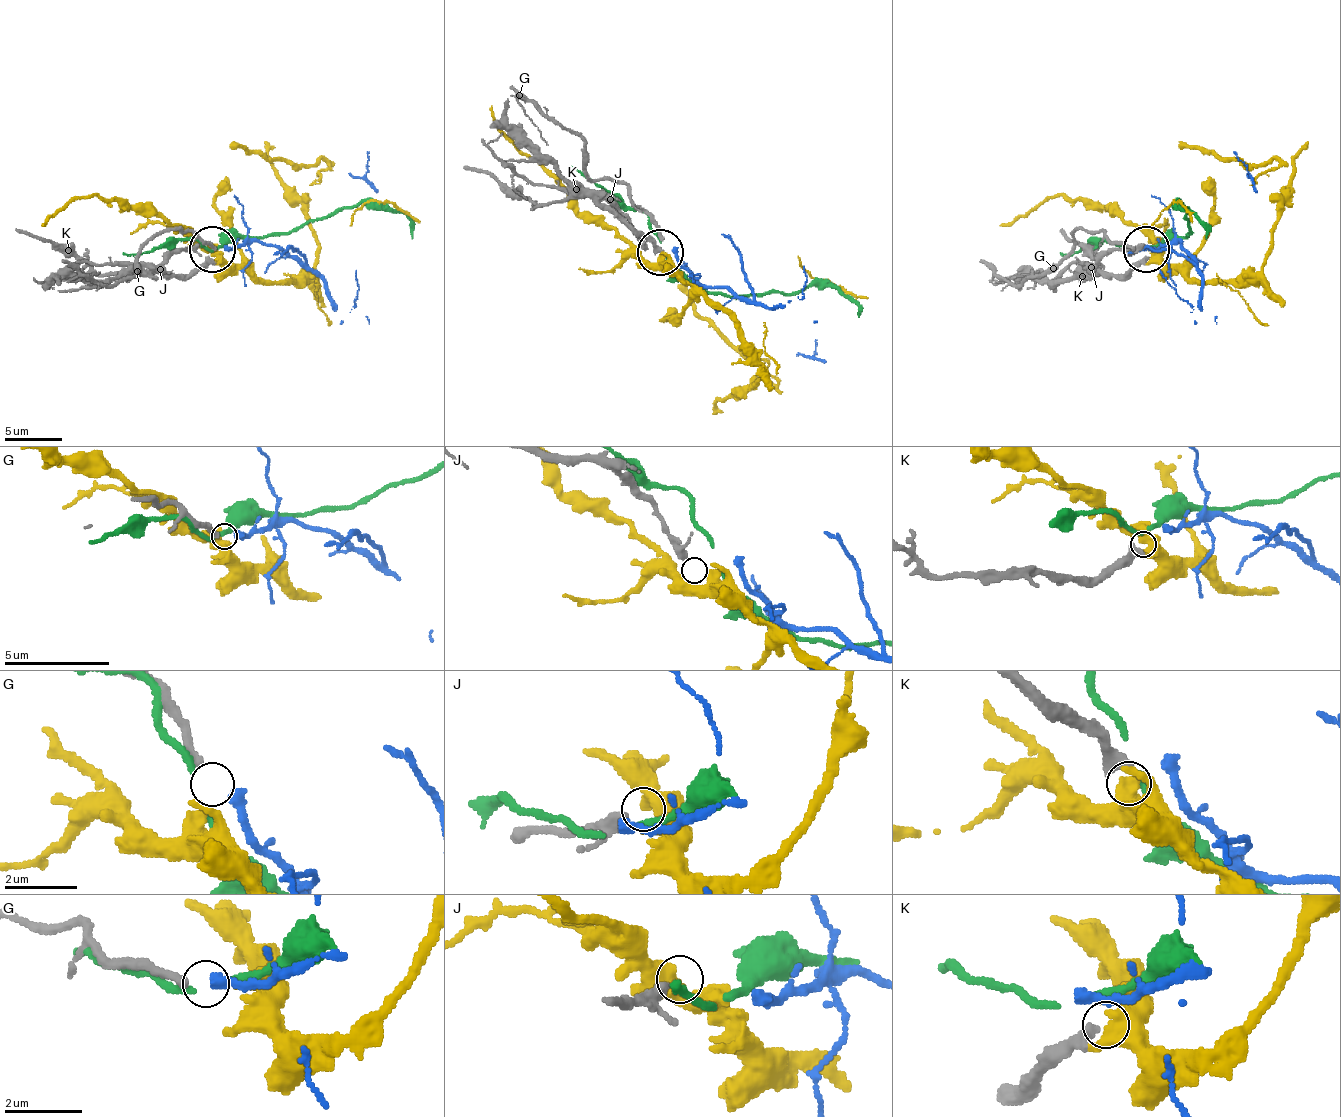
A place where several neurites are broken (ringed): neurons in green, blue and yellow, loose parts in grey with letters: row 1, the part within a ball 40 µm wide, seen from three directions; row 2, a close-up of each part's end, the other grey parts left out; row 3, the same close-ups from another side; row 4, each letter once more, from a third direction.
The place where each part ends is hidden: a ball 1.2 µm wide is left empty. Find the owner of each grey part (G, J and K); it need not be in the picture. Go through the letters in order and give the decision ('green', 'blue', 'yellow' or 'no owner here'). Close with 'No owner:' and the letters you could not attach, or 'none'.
G: blue
J: no owner here
K: yellow
No owner: J

